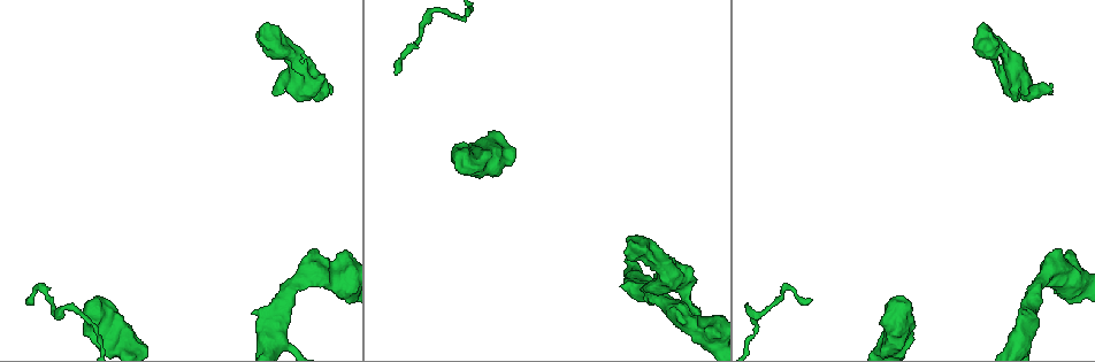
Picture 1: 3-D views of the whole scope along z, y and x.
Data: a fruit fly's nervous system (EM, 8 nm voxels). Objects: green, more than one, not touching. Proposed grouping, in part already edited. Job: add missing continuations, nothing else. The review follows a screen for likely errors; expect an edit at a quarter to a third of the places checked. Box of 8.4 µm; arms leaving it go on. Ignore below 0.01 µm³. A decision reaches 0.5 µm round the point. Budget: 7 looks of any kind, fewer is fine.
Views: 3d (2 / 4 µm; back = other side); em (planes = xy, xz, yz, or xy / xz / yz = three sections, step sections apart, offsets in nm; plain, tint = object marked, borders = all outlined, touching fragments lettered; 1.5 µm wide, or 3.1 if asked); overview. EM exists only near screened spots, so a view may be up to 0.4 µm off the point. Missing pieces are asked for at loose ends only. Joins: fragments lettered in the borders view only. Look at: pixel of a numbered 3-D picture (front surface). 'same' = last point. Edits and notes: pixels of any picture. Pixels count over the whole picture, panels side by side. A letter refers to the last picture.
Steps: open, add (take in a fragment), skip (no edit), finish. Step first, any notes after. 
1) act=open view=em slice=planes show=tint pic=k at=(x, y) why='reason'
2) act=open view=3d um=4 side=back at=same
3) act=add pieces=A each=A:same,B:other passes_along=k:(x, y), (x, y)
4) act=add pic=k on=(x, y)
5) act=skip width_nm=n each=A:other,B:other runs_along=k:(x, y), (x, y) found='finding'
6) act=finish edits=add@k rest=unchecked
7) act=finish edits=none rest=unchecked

act=open view=em slice=planes show=plain pic=1 at=(1052, 91) why='free end'

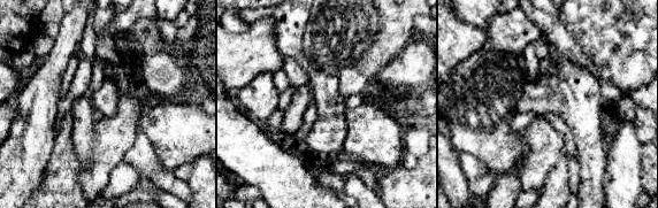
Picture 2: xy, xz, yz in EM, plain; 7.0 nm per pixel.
act=open view=em slice=planes show=borders at=same why='what lies round it'

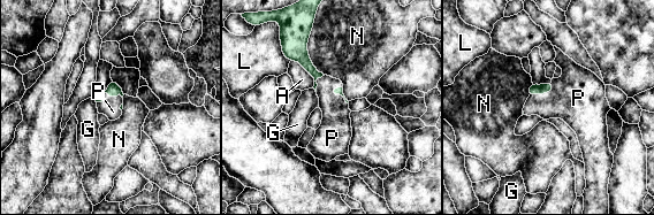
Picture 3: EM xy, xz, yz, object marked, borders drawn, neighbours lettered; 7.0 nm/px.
act=add pieces=P each=A:other,G:other,L:other,N:other,P:same passes_along=3:(113, 89), (108, 93), (111, 108) found='the cell continues'

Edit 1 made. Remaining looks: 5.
act=open view=3d um=4 pic=1 at=(1053, 249) why='free end'

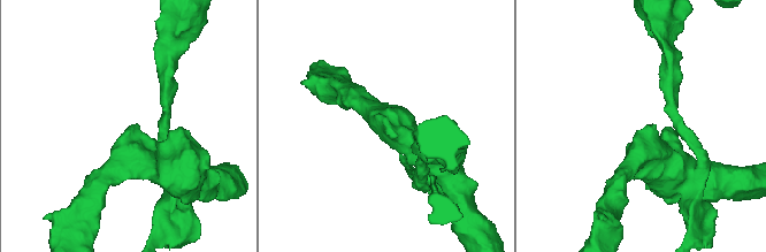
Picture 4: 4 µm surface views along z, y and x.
act=open view=em slice=planes show=borders pic=4 at=(647, 125)

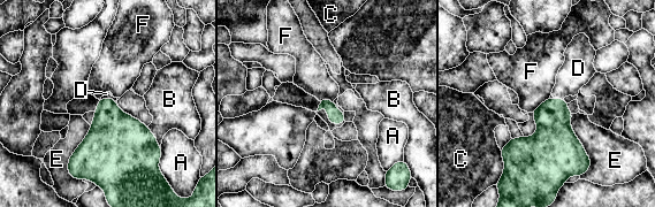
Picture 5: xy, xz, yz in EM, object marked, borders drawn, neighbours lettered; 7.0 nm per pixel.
act=add pieces=D each=A:other,B:other,C:other,D:same,E:other,F:other found='it goes on there'

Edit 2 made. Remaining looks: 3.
act=open view=3d um=2 pic=1 at=(95, 299) why='an open end'

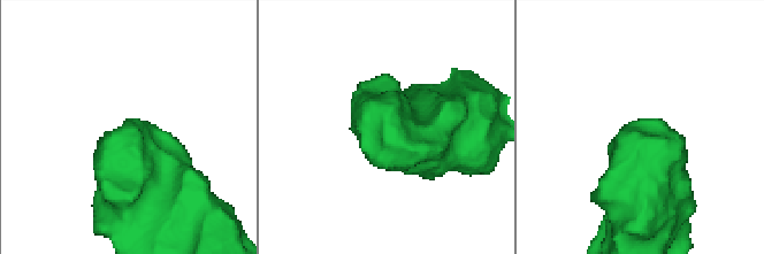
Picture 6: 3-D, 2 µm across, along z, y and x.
act=open view=em slice=xy step=8 show=borders pic=6 at=(629, 123)

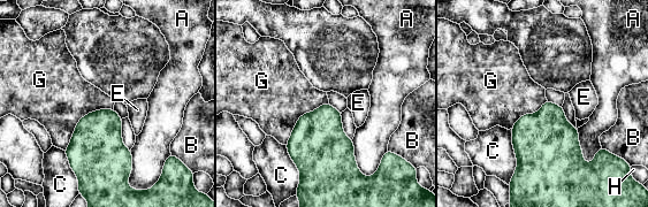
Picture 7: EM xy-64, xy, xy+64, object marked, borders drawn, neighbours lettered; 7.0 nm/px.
act=skip width_nm=240 each=A:other,B:other,C:other,E:other,G:other,H:other border=7:(113, 108), (86, 113), (65, 151) found='no lettered fragment goes on from it'

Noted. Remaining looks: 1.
act=finish edits=add@3,add@5 rest=unchecked

